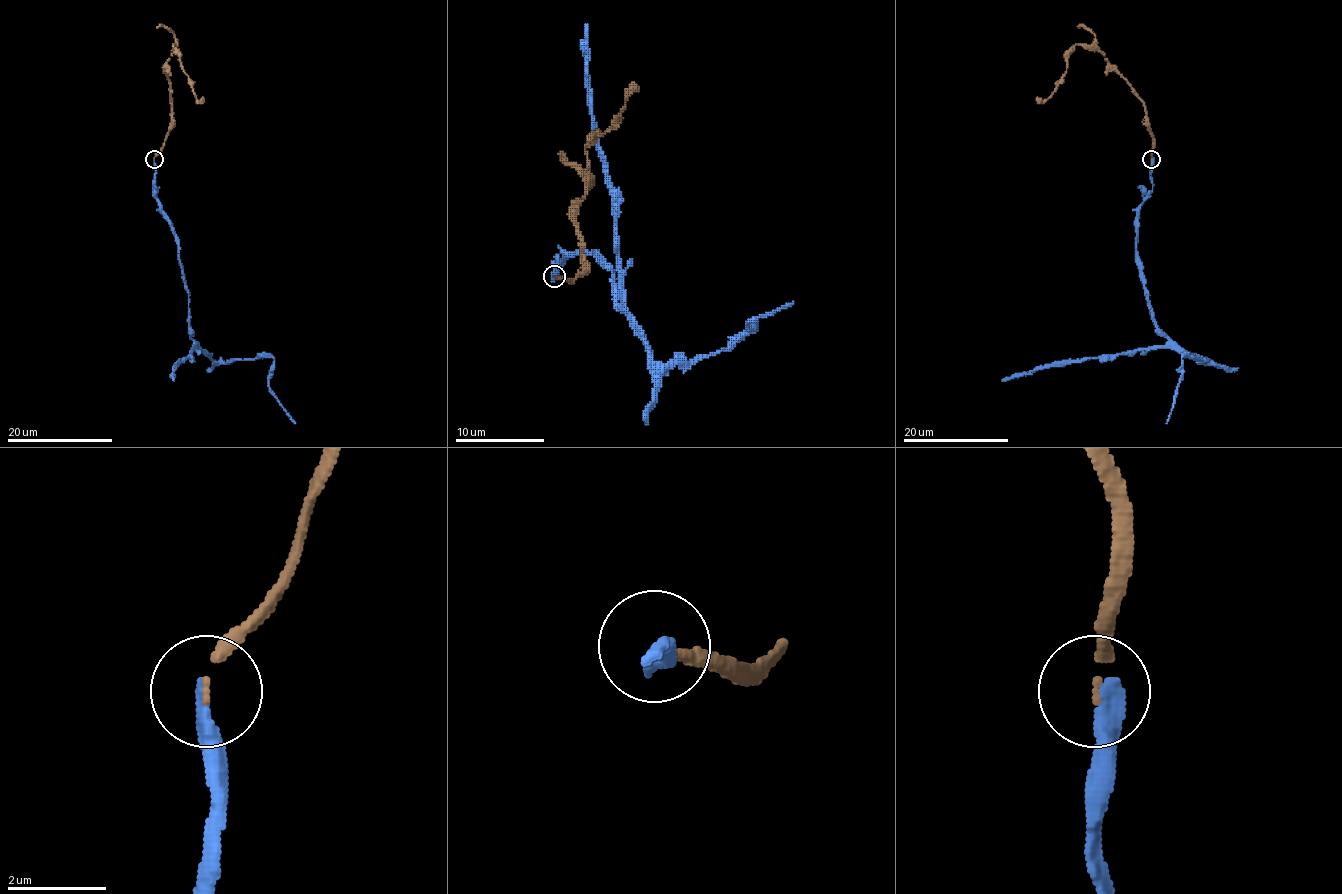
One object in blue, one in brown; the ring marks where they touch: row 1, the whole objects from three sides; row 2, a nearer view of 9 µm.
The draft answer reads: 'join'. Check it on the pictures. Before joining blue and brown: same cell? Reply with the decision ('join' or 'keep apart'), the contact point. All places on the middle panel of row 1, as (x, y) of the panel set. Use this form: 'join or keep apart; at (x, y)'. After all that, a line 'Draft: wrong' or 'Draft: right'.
join; at (554, 276)
Draft: right

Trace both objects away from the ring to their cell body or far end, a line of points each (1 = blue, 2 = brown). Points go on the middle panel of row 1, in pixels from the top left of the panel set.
1: (554, 277), (567, 256), (594, 252), (661, 364), (728, 350), (757, 328), (748, 321), (793, 301)
2: (554, 277), (574, 279), (583, 270), (576, 203), (585, 187), (585, 149), (618, 118), (630, 87), (636, 84)

